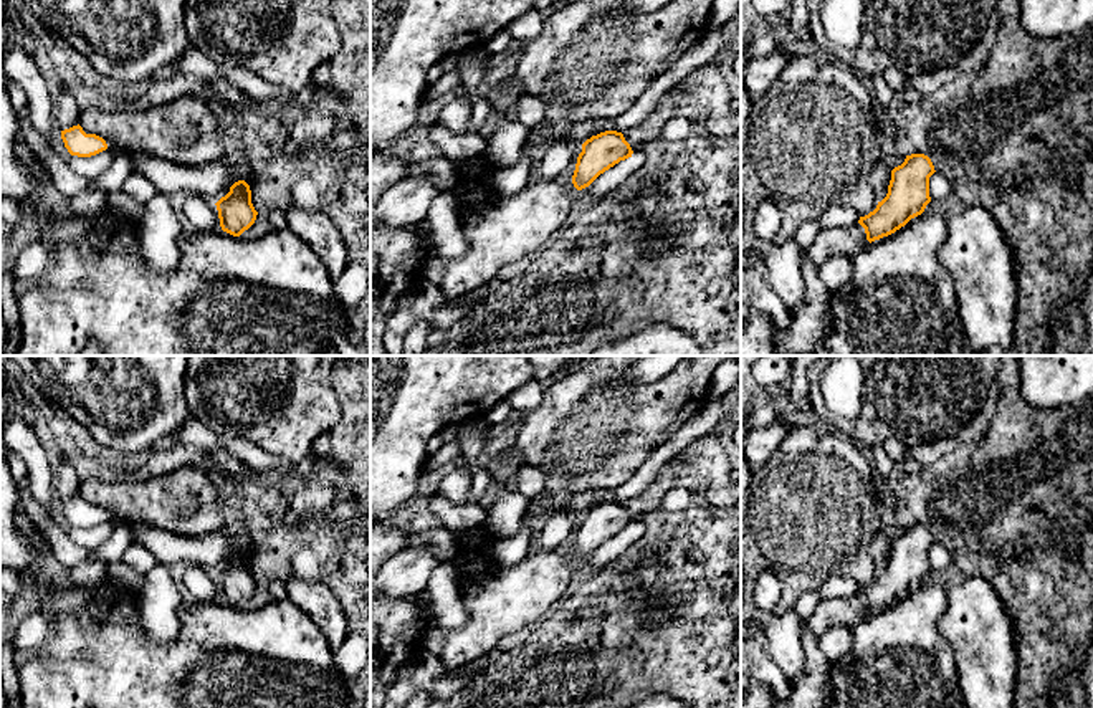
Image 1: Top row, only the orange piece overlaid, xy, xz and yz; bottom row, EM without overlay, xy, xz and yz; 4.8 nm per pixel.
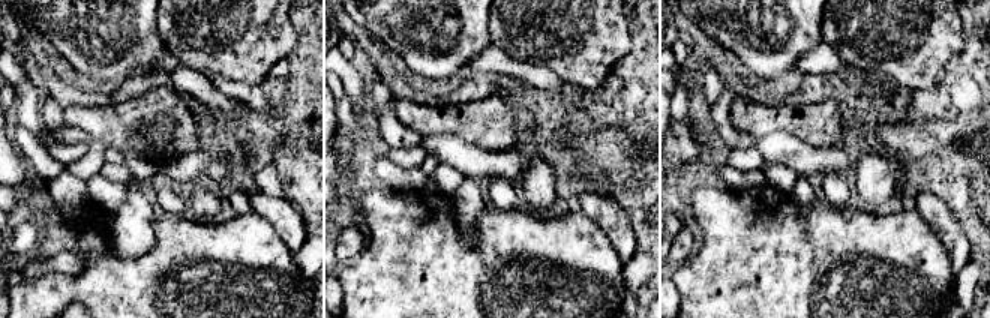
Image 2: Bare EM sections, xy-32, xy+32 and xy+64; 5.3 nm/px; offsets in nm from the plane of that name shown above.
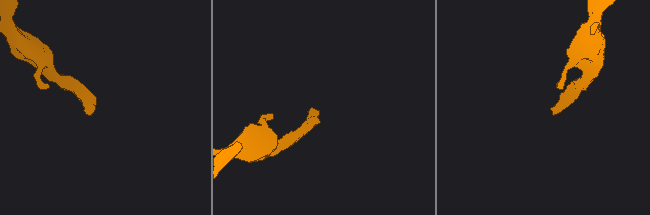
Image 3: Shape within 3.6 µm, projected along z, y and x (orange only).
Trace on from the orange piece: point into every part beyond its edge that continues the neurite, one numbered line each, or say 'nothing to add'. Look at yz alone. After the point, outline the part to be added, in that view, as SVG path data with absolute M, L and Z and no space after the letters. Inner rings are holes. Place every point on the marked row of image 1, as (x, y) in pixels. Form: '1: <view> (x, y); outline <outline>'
1: yz (834, 242); outline M860 223L852 227L822 228L814 243L804 250L804 260L809 260L820 268L830 258L855 256L868 243L865 228Z

